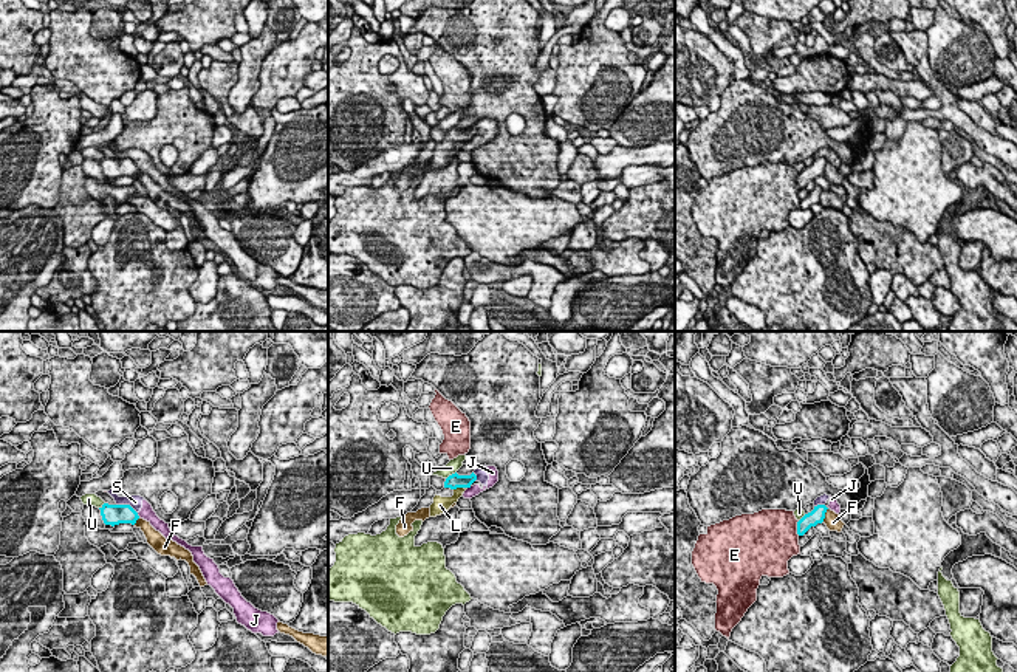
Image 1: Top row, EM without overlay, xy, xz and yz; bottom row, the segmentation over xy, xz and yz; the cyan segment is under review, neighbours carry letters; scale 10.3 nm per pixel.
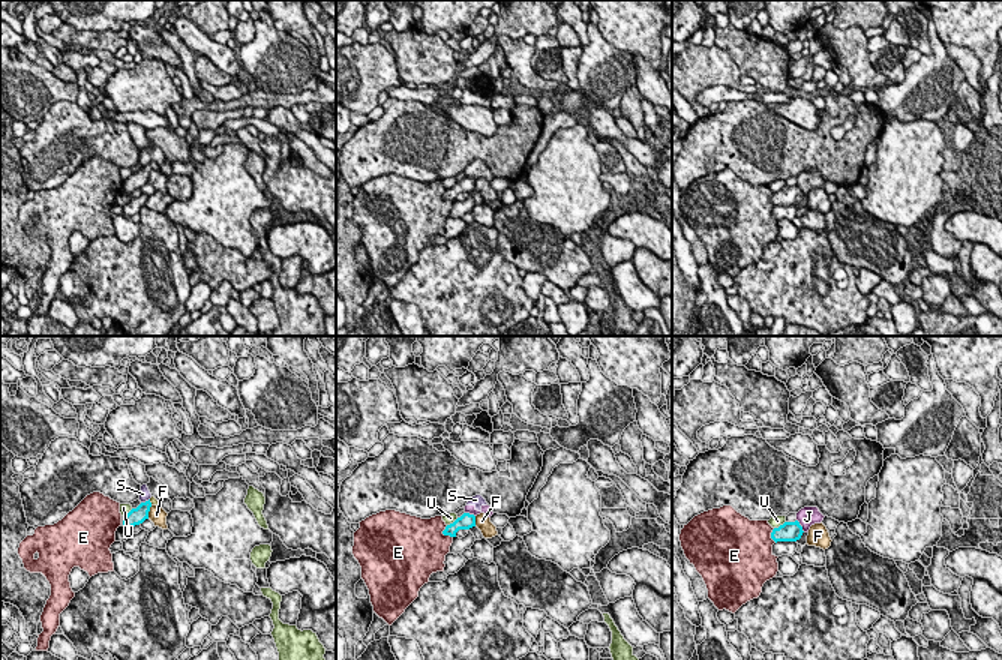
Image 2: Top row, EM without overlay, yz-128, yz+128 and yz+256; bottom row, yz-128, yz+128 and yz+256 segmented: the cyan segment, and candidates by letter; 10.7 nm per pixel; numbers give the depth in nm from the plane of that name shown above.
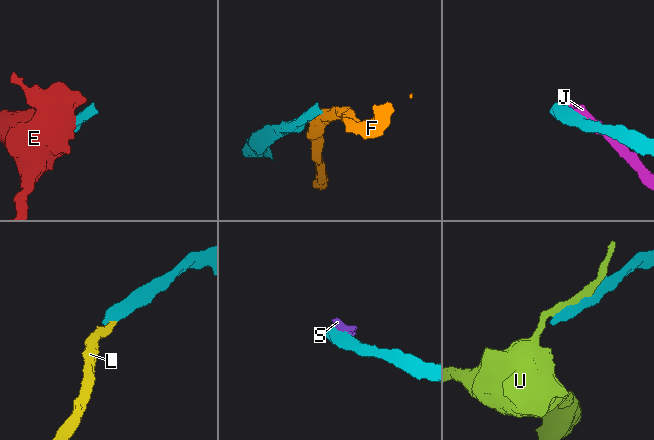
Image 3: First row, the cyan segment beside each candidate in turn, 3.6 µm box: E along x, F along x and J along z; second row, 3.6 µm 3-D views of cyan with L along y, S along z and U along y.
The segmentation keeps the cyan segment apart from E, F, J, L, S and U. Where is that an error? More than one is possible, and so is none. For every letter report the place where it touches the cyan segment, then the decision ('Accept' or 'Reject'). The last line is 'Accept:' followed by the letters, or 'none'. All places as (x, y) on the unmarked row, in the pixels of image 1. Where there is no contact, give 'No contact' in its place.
E: Touches cyan at yz (797, 181). Reject
F: Touches cyan at yz (824, 168). Reject
J: Touches cyan at xy (136, 168). Reject
L: Touches cyan at xz (458, 140). Accept
S: Touches cyan at xy (127, 158). Reject
U: Touches cyan at xz (452, 127). Reject
Accept: L

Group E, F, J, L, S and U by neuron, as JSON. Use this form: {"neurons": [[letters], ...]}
{"neurons": [["E"], ["F"], ["J", "S"], ["L"], ["U"]]}

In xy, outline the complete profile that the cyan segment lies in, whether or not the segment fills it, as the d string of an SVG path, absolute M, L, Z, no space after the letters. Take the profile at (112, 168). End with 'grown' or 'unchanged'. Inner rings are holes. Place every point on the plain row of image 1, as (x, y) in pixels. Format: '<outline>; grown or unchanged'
M104 156L101 161L101 169L105 178L132 177L135 178L139 172L138 166L130 158L108 158Z; unchanged

